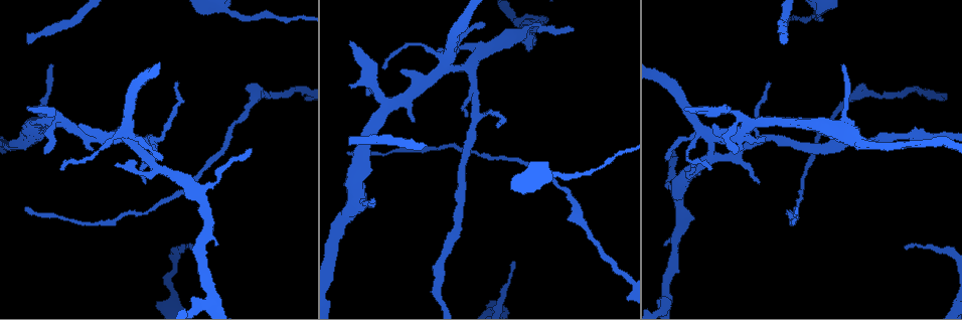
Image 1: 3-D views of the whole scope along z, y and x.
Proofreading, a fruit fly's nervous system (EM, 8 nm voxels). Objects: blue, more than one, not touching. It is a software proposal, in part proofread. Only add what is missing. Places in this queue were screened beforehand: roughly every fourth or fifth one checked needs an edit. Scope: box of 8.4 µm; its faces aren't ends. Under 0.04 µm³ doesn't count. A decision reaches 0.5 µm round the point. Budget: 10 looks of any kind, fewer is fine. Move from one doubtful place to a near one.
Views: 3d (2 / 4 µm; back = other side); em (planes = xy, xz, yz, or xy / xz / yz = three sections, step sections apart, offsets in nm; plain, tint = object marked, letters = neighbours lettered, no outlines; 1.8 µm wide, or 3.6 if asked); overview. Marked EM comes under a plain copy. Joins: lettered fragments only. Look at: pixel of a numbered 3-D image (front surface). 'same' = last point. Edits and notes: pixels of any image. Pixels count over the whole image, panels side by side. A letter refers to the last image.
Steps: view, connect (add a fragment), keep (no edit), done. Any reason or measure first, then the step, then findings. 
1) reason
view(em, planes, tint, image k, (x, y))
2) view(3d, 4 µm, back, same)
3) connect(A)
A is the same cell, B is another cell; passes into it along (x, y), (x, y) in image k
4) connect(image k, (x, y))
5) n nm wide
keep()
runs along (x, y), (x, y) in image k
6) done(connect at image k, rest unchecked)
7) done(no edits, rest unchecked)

view(em, planes, letters, image 1, (237, 14))

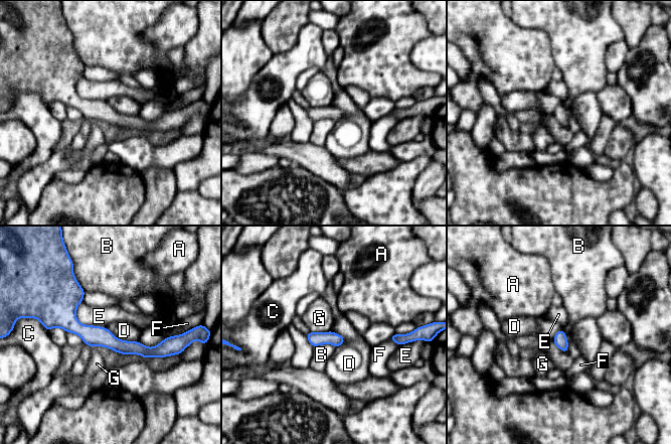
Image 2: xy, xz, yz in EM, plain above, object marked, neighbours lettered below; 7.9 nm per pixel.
keep()
A, B, C, D, E, F and G are other cells; no lettered fragment goes on from it

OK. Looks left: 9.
free end
view(em, planes, letters, image 1, (768, 81))

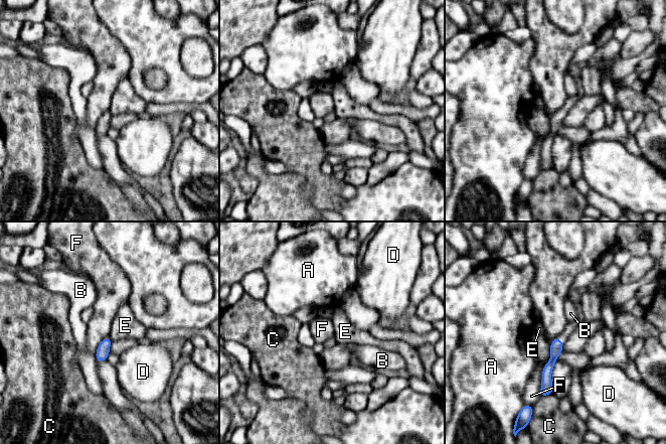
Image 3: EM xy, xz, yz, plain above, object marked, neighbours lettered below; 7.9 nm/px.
100 nm wide; F touches over 260 nm
keep()
A, B, C, D, E and F are other cells; no lettered fragment goes on from it

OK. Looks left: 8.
thin end
view(3d, 2 µm, image 1, (44, 154))

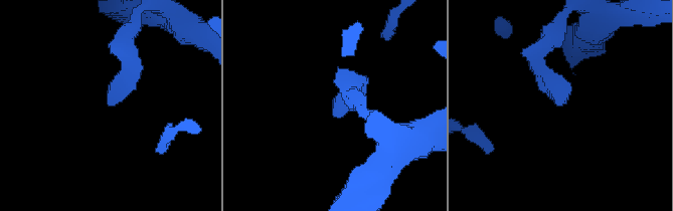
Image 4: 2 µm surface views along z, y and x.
now the EM
view(em, yz, step 16, letters, image 4, (562, 103))

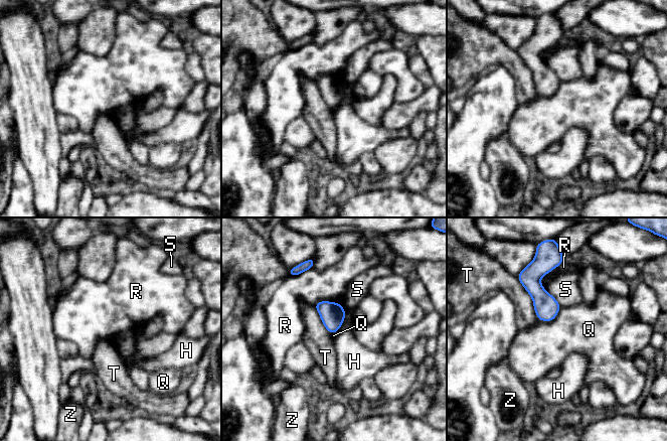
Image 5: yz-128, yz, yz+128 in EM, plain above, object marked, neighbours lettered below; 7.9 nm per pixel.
200 nm wide
keep()
H, Q, R, S, T and Z are other cells; border along (561, 307), (553, 319), (540, 321) in image 5; no lettered fragment goes on from it

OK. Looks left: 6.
tapers out
view(3d, 4 µm, image 1, (26, 207))

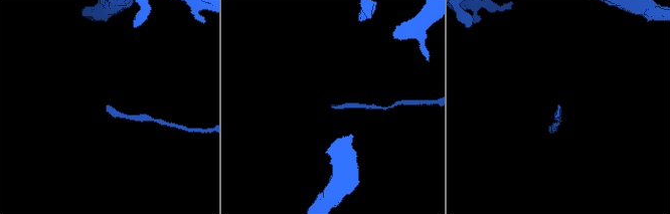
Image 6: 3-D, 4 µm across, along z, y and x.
view(em, planes, letters, image 6, (558, 106))

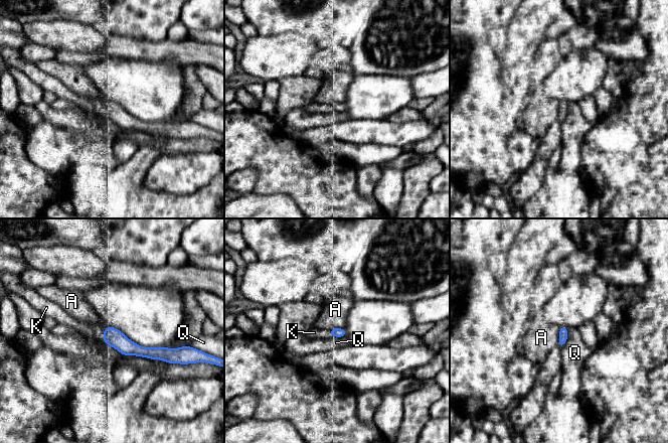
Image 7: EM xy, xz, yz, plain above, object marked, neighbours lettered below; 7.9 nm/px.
connect(K)
K is the same cell, A and Q are other cells; the neuron continues

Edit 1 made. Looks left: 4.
done(connect at image 7, rest unchecked)

